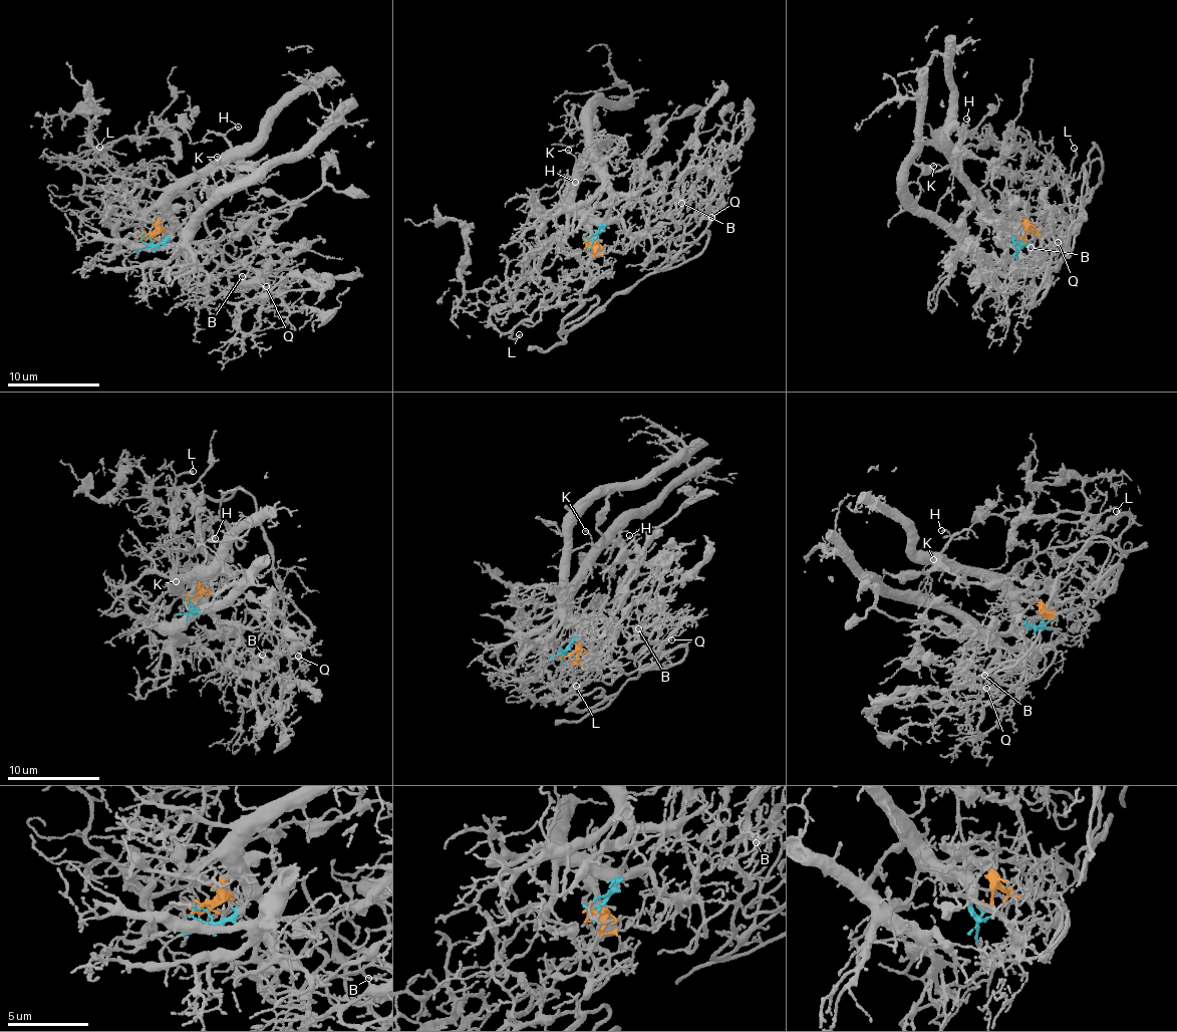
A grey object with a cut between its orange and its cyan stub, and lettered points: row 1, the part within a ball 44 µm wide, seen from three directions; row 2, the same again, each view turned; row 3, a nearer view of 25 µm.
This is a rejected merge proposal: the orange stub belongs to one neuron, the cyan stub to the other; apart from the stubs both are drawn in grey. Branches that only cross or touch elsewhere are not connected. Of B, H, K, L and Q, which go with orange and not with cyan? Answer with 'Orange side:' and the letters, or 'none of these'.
Orange side: B, L, Q

